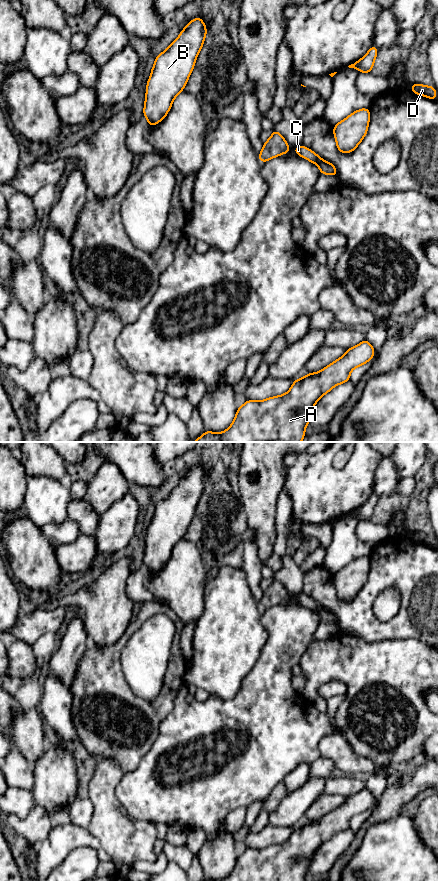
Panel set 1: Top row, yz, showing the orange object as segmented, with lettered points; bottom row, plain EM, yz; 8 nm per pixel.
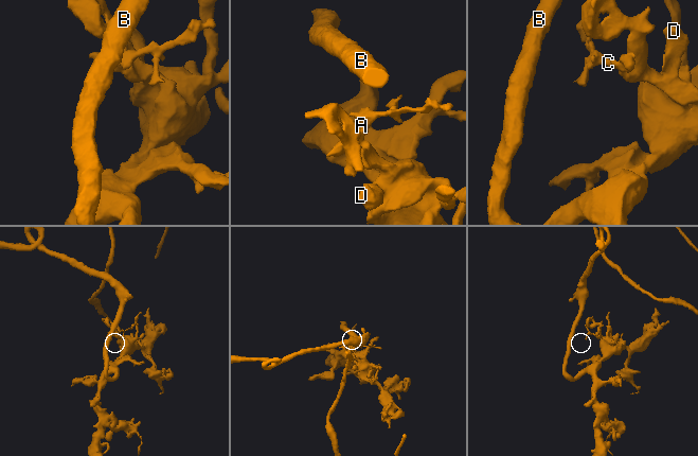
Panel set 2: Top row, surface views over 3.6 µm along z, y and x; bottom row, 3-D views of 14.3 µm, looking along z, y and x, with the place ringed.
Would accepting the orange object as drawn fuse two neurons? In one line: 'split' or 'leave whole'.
split

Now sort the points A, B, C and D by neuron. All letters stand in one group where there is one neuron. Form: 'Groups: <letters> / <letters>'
Groups: A B D / C

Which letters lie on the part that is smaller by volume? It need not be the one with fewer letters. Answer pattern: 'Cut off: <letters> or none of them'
Cut off: C

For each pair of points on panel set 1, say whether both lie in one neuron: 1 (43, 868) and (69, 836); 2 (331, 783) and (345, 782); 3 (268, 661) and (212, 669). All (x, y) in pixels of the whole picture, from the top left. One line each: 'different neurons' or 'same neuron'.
1: same neuron
2: same neuron
3: different neurons

